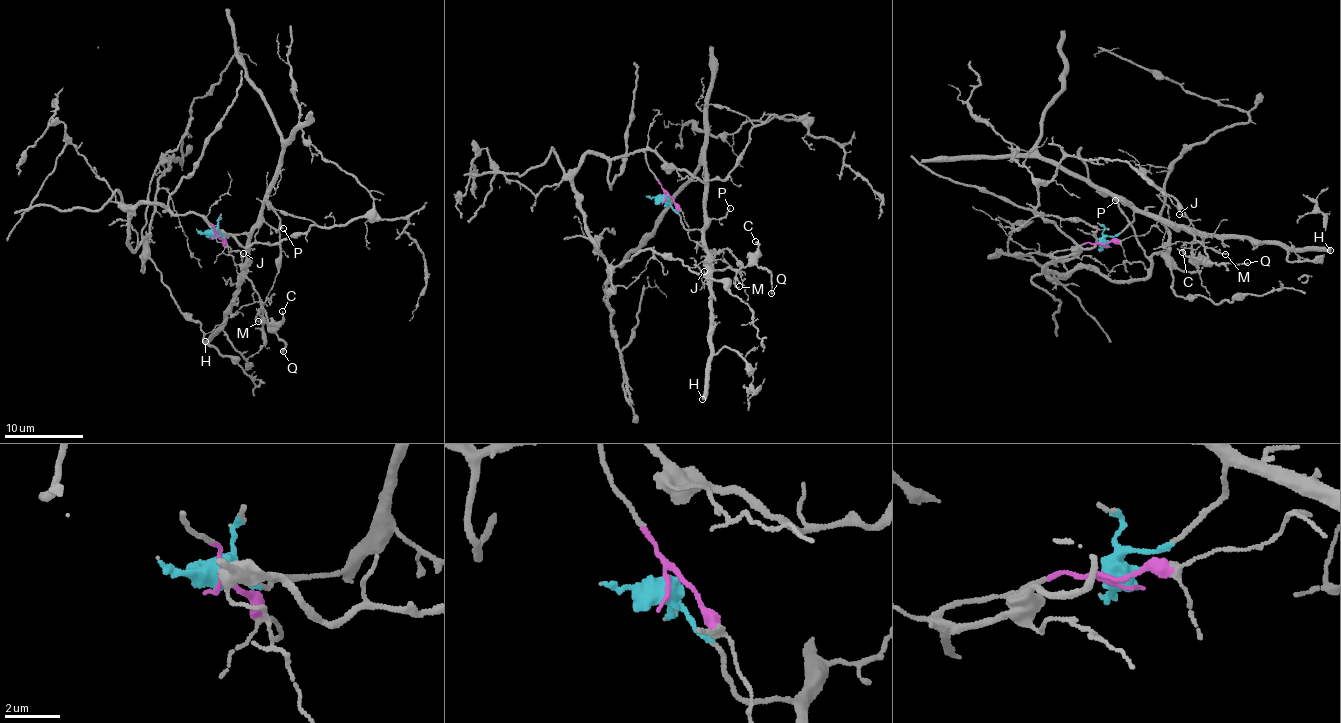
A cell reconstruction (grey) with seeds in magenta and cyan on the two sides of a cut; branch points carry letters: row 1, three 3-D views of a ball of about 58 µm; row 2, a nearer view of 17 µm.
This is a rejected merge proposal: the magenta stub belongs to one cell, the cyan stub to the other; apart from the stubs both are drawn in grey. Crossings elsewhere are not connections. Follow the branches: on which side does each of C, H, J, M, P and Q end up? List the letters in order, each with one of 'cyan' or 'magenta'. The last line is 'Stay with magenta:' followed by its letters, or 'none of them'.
C: cyan
H: cyan
J: cyan
M: cyan
P: cyan
Q: cyan
Stay with magenta: none of them

